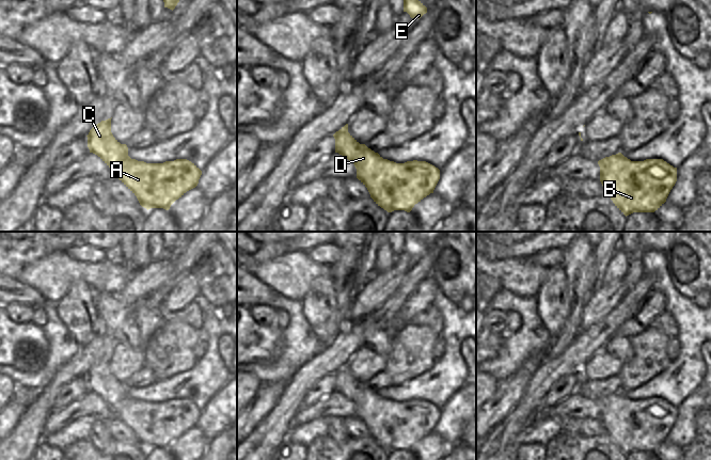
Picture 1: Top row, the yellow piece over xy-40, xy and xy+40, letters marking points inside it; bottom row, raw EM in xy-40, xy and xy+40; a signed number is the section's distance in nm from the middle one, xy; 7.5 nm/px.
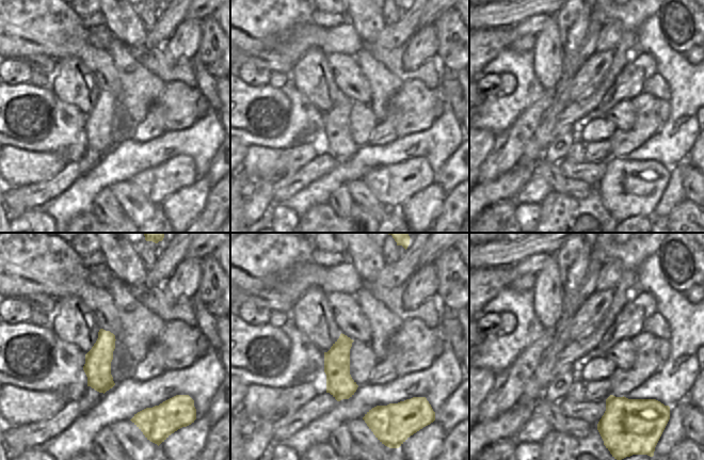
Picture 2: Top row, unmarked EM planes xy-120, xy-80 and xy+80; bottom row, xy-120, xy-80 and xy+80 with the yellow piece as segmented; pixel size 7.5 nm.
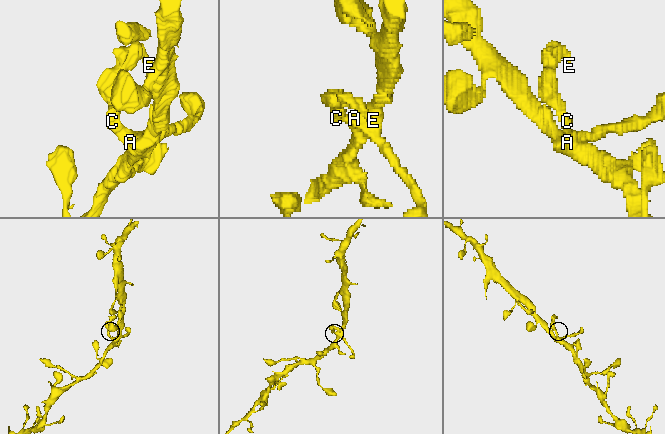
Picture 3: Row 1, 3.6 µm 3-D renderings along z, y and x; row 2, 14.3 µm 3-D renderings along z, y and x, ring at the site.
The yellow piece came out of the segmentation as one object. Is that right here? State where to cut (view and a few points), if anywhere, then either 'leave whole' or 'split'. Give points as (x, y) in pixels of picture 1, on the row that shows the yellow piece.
cut none; leave whole

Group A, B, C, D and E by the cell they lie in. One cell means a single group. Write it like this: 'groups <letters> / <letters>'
groups A B C D E

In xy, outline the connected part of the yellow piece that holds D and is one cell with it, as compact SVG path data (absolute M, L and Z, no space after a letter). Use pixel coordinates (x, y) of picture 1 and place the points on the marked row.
M348 124L336 131L333 137L335 139L335 153L338 153L354 164L357 178L367 188L374 202L388 212L394 210L410 212L415 204L433 193L440 179L440 170L434 165L426 161L413 160L396 163L383 159L365 144L360 144L348 132Z

